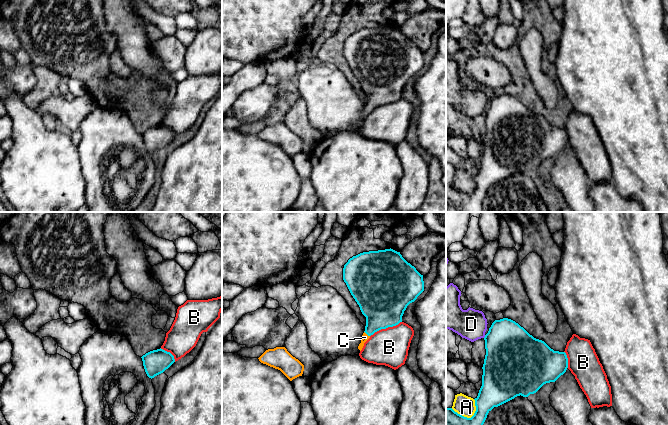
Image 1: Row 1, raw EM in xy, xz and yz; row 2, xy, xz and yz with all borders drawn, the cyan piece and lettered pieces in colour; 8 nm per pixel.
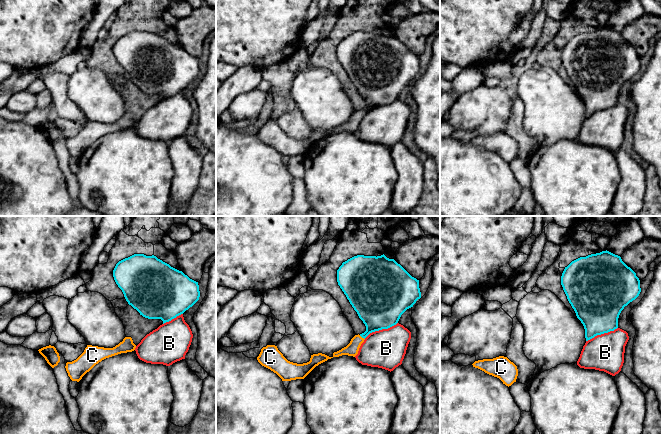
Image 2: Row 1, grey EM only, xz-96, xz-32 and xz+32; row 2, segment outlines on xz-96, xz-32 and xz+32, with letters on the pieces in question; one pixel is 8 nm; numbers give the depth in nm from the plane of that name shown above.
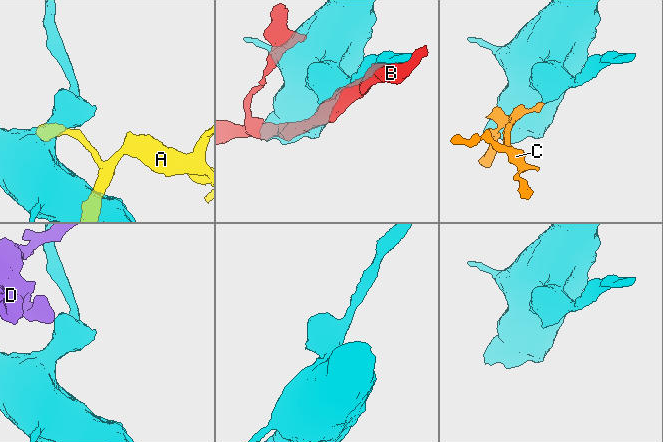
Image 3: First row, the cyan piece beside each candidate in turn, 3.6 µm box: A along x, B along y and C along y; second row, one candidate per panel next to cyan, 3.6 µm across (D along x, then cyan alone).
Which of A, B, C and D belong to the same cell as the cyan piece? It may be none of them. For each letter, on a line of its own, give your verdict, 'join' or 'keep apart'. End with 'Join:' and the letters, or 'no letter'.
A: keep apart
B: keep apart
C: join
D: keep apart
Join: C

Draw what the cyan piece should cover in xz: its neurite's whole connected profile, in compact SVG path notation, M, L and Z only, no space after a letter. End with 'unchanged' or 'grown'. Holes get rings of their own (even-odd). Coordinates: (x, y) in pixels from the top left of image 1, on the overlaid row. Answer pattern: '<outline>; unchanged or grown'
M393 249L363 252L348 260L343 268L343 280L366 317L365 331L358 349L375 332L402 322L407 306L424 291L423 275Z; grown

